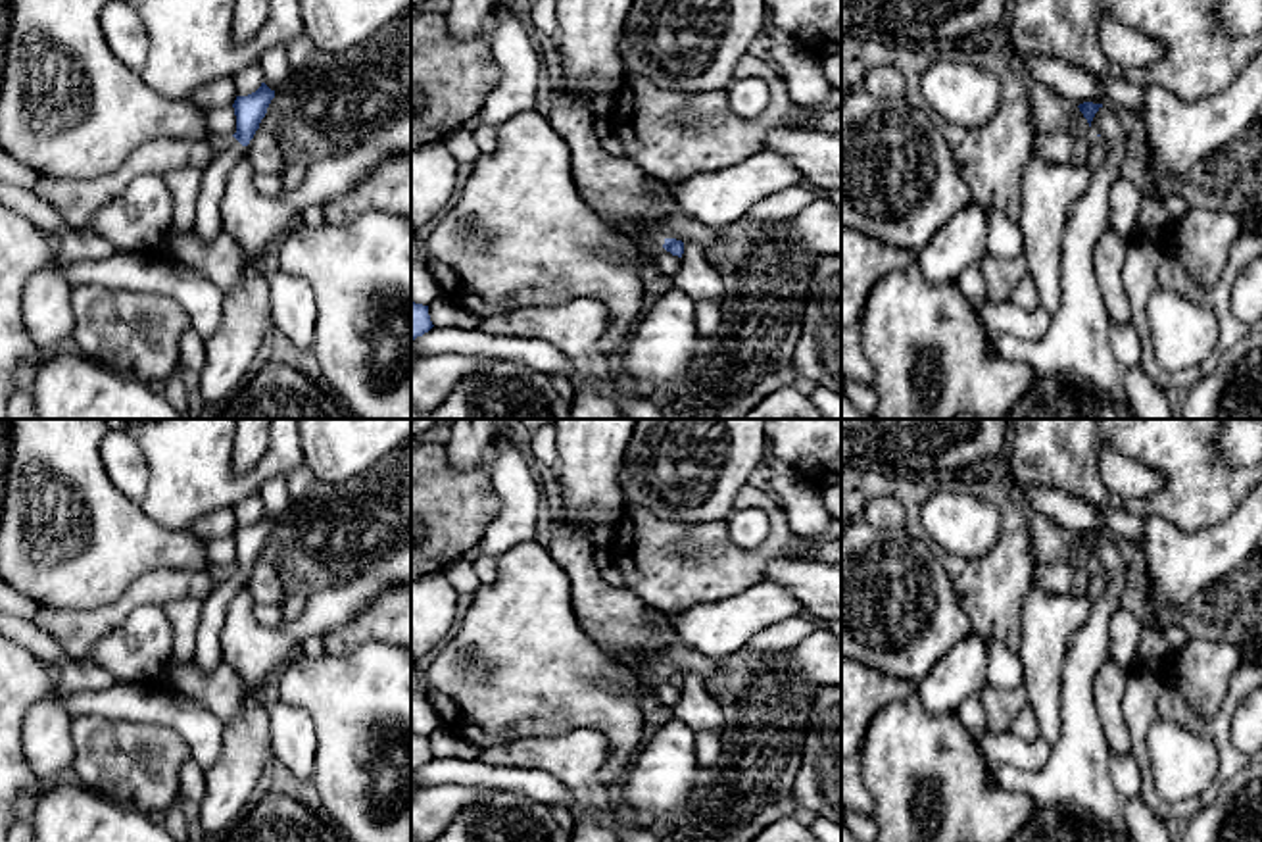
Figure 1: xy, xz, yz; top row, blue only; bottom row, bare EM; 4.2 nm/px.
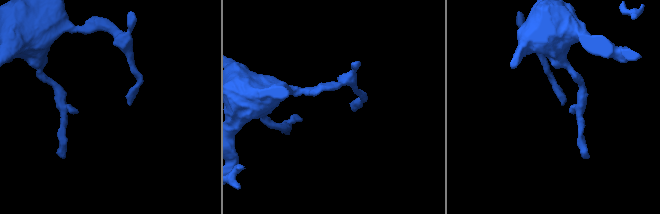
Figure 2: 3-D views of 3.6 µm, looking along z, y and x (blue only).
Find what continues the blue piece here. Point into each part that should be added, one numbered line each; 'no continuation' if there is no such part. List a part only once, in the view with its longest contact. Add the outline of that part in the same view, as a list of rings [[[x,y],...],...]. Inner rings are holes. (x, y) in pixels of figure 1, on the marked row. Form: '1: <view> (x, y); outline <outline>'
1: xy (208, 225); outline [[[234,136],[221,138],[217,144],[215,158],[202,171],[202,186],[196,202],[194,233],[209,242],[221,231],[221,200],[225,194],[225,185],[232,167],[244,156],[246,146],[242,146]]]

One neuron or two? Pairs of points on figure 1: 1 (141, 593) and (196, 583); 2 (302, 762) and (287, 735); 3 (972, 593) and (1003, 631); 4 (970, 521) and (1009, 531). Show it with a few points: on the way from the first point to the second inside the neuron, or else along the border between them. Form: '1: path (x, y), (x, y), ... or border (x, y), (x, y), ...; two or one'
1: path (154, 587), (183, 585); one
2: path (298, 756), (292, 741); one
3: path (982, 602), (1001, 621); one
4: border (994, 504), (999, 516), (997, 543), (970, 562); two

